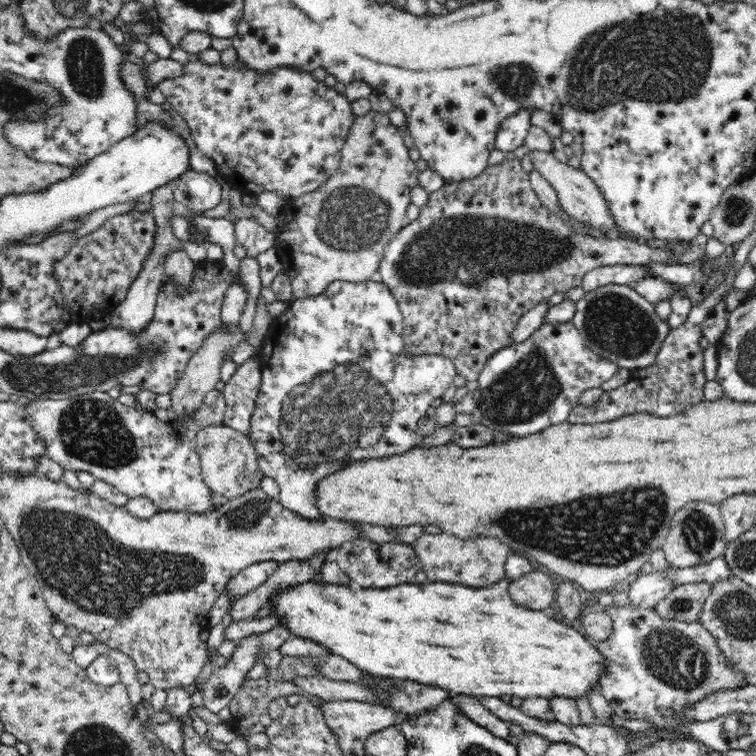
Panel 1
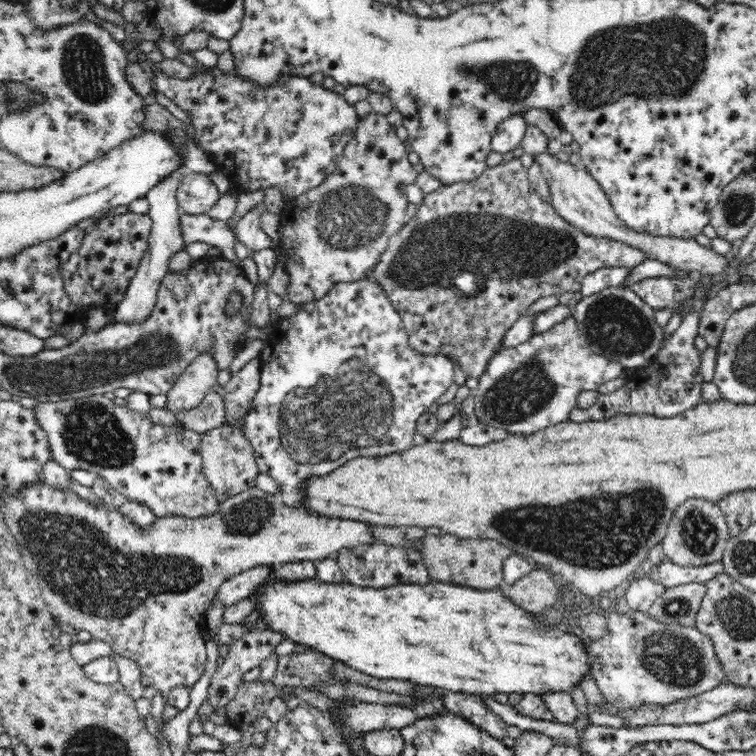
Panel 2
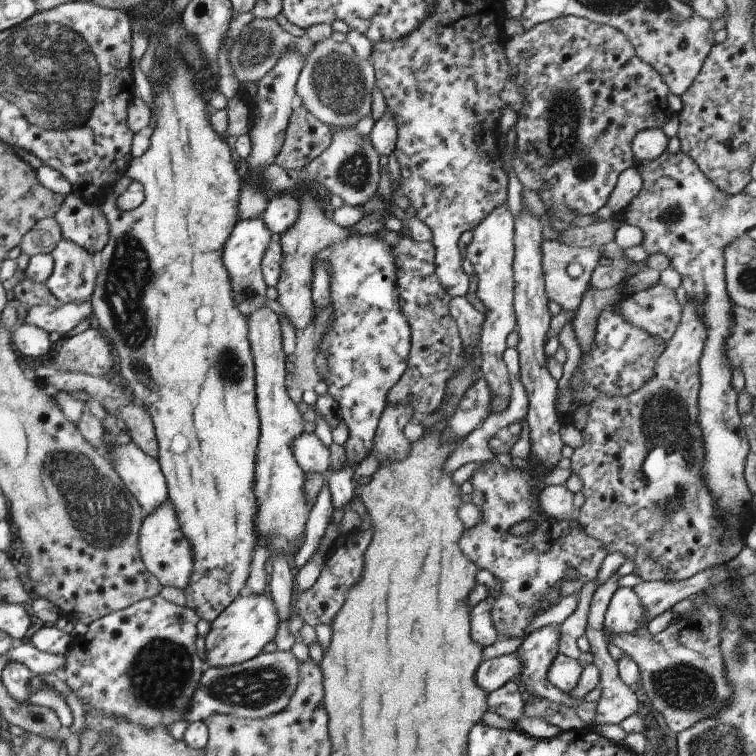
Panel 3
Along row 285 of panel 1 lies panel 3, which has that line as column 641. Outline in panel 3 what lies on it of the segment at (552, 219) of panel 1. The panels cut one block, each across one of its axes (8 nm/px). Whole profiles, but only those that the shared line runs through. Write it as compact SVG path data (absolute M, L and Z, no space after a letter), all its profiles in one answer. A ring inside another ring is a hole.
M689 300L681 309L681 319L669 341L666 348L662 352L662 356L658 356L654 365L654 374L652 378L638 388L636 392L632 392L628 396L614 396L614 398L598 396L598 400L594 400L590 404L588 420L586 427L581 431L584 444L580 448L576 448L571 457L571 472L582 478L582 494L584 494L584 504L578 508L576 519L580 522L580 526L585 530L588 536L592 536L596 540L600 540L604 544L608 553L624 552L624 556L628 560L634 562L634 574L642 581L662 580L662 582L674 582L674 580L686 580L694 576L697 572L711 569L716 564L724 564L728 560L732 560L738 556L738 553L746 545L742 538L742 518L740 516L720 516L718 514L718 506L716 500L710 490L706 488L704 476L702 476L702 464L704 464L704 442L702 442L702 429L698 424L698 396L701 386L699 360L702 356L704 342L706 342L706 325L698 312L696 312L696 302Z

